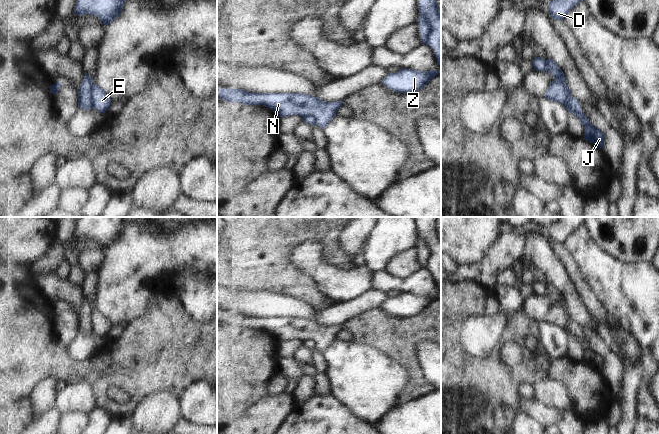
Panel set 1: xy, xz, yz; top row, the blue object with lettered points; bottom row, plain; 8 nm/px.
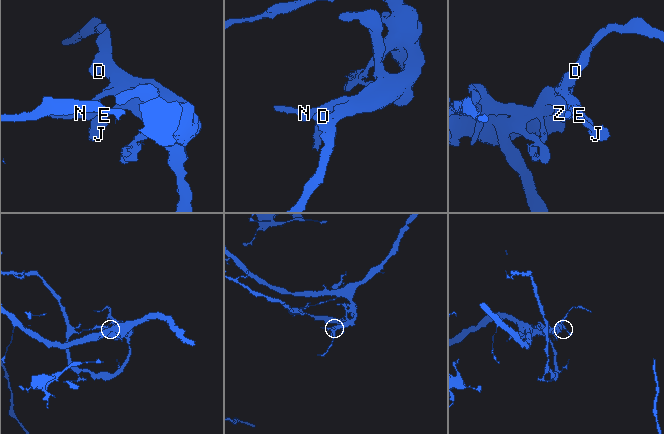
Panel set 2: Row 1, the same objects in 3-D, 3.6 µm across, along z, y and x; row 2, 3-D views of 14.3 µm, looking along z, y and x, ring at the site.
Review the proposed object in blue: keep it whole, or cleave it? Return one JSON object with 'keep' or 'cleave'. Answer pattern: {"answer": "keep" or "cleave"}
{"answer": "cleave"}

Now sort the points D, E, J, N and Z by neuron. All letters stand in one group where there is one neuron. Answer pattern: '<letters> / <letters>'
D J / E N Z

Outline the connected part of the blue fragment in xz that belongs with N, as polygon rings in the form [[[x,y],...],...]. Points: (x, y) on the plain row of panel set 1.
[[[223,312],[218,315],[218,322],[232,327],[269,331],[278,342],[290,339],[304,342],[309,339],[316,342],[316,349],[322,353],[336,340],[343,326],[326,326],[304,317],[252,317],[239,312]]]

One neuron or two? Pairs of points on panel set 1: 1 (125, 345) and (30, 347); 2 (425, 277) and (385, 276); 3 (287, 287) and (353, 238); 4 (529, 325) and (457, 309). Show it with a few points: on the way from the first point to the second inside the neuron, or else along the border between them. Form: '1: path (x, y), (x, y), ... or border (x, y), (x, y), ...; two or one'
1: path (102, 368), (65, 368), (54, 361); one
2: path (415, 283), (395, 283); one
3: border (346, 227), (341, 237), (341, 246), (353, 257); two
4: path (499, 345), (487, 363), (470, 363), (453, 339); one

